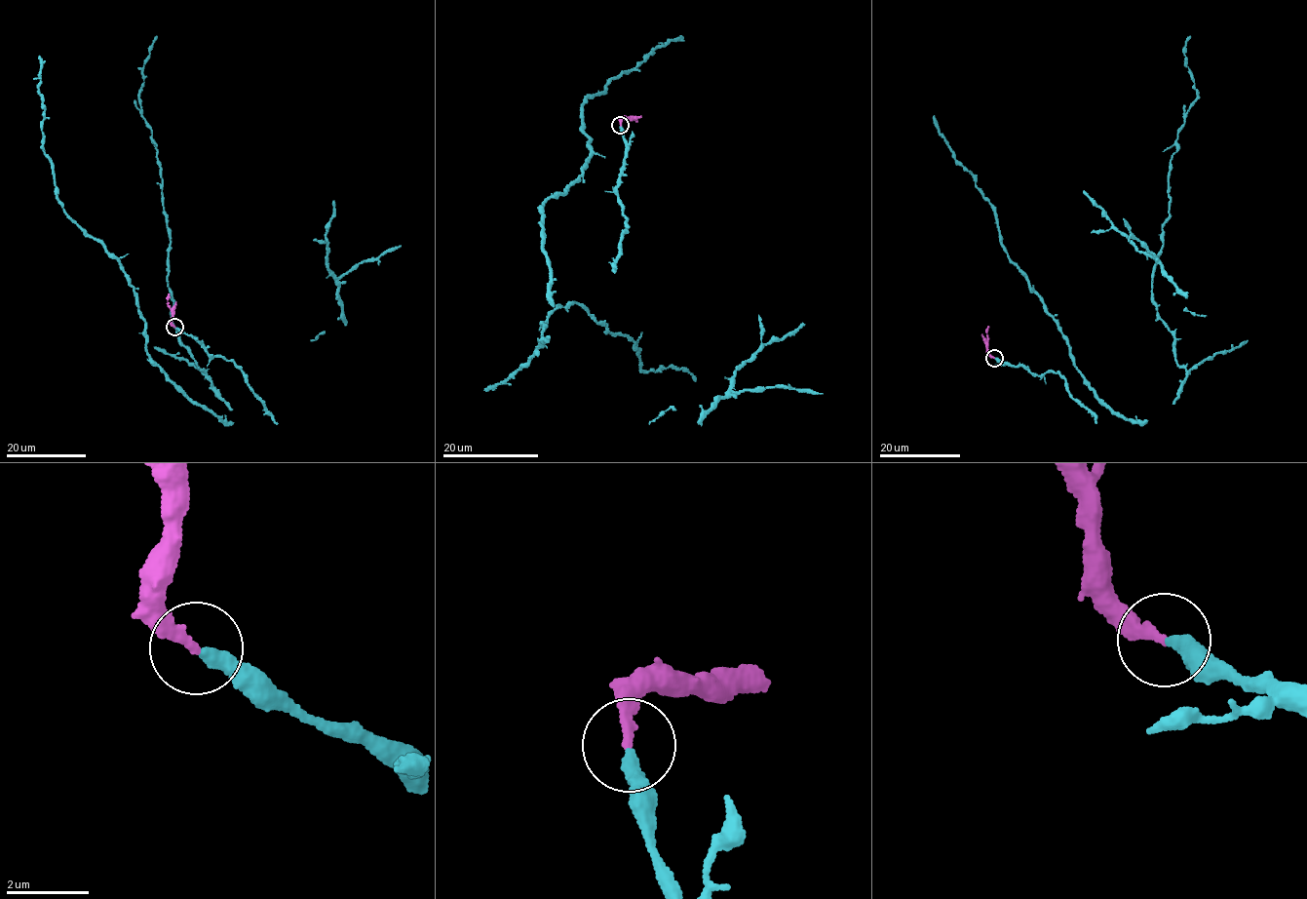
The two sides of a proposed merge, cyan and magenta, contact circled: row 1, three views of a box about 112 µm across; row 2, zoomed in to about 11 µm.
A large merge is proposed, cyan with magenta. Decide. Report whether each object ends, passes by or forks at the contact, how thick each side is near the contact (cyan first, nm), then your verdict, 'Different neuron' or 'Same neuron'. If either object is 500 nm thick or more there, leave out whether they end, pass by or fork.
At the ring cyan ends. At the ring magenta ends. Thickness 320 nm (cyan) against 240 nm. Same neuron

